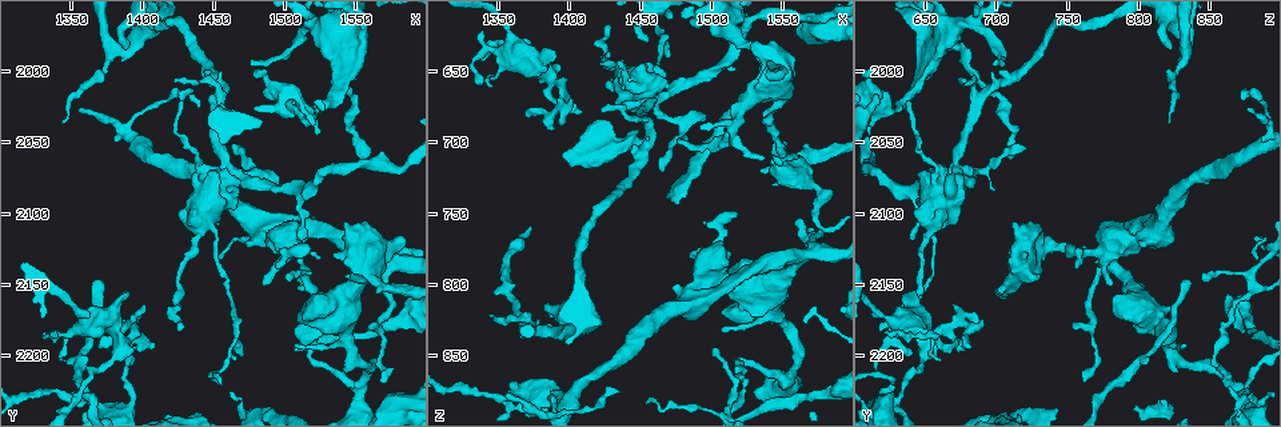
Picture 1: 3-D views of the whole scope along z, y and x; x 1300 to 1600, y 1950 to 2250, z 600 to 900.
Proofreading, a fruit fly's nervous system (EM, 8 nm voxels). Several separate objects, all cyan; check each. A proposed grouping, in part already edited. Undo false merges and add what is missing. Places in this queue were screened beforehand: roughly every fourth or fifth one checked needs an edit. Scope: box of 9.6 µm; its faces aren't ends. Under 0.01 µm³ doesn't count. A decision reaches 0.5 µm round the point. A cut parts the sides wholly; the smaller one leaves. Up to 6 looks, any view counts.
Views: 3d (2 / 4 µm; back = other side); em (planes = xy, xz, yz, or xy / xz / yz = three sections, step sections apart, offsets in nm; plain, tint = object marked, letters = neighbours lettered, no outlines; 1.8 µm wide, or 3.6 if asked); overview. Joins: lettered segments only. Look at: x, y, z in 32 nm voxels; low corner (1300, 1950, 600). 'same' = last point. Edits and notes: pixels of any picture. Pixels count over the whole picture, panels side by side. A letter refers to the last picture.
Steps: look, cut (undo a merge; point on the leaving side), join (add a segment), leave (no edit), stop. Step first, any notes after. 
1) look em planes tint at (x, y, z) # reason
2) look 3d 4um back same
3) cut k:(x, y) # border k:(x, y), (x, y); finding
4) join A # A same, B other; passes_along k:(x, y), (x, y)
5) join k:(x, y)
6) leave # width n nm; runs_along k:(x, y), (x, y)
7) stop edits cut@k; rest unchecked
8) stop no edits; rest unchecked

look 3d 2um at (1512, 2026, 618) # sharp bend

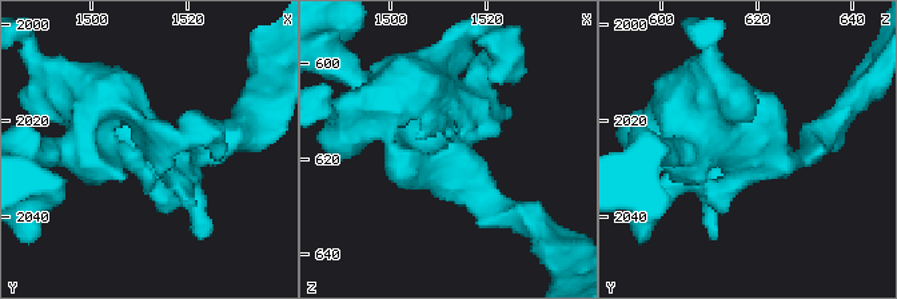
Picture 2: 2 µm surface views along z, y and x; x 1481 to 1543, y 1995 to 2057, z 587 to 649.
look em yz step 16 tint at (1514, 2027, 619)

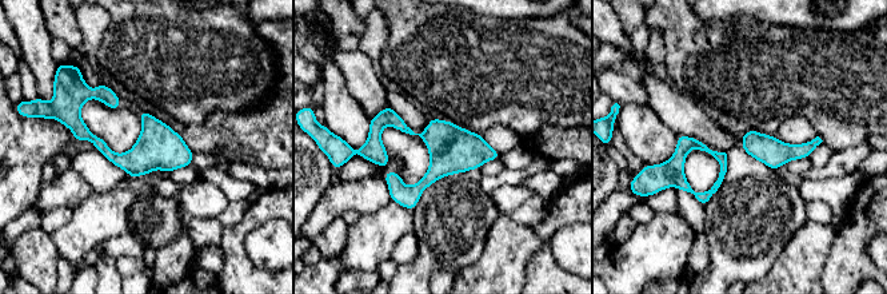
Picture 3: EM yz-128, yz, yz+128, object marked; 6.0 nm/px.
look em planes letters same # another direction

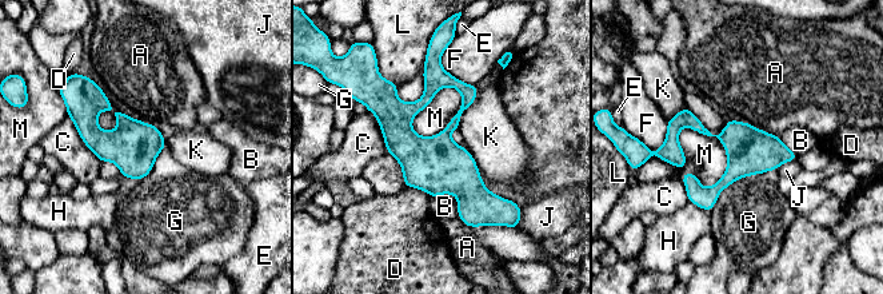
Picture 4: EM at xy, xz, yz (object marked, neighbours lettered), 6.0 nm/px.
leave # width 280 nm; A other, B other, C other, D other, E other, F other, G other, H other, J other, K other, L other, M other; runs_along 4:(435, 67), (407, 135), (470, 198), (470, 222); continuous, no second neuron

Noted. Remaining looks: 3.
look 3d 4um at (1476, 1996, 700)

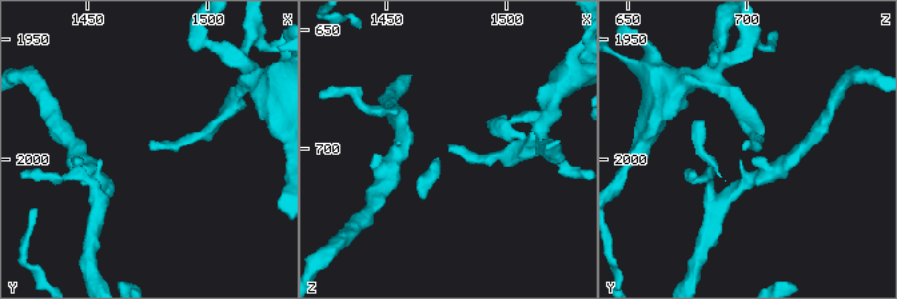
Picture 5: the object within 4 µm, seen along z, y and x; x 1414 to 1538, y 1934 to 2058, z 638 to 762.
look em planes letters at (1477, 1996, 699) # shape alone is not enough

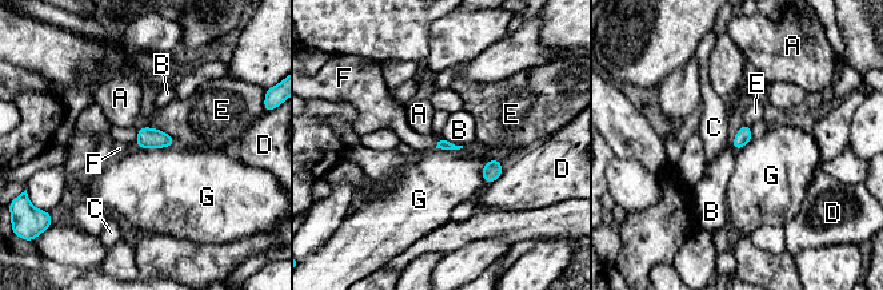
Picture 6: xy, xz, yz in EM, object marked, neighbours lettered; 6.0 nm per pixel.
join F # longest_contact G 240 nm; A other, B other, C other, D other, E other, F same, G other; passes_along 6:(147, 138), (136, 143), (119, 149); it goes on there

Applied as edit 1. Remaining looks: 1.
look em yz step 16 letters at (1542, 2144, 730) # an open end

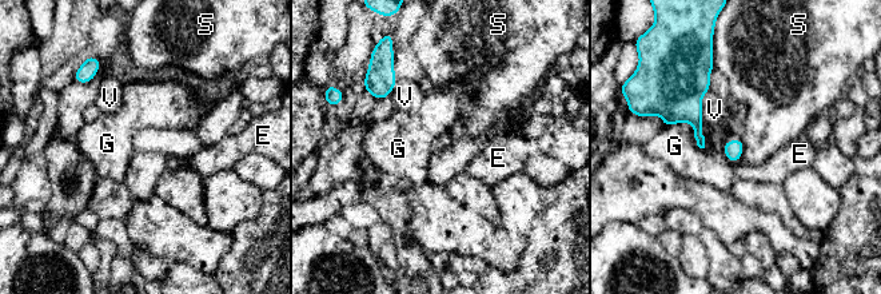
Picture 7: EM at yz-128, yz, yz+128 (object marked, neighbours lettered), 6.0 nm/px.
leave # longest_contact G 280 nm; E other, G other, S other, V other; border 7:(742, 140), (742, 154), (738, 159); no lettered segment goes on from it

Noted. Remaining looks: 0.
stop edits join@6; rest unchecked

